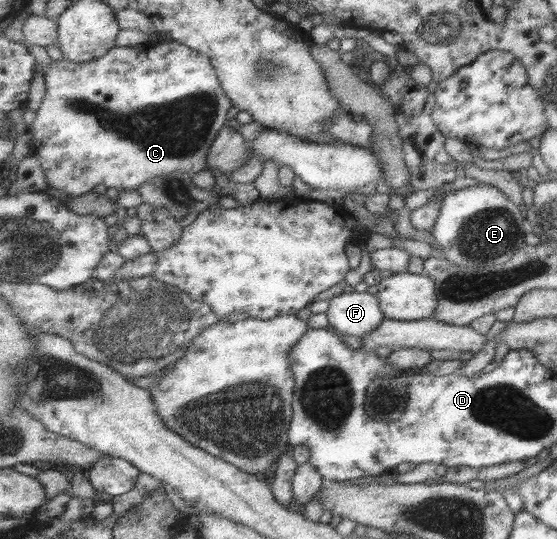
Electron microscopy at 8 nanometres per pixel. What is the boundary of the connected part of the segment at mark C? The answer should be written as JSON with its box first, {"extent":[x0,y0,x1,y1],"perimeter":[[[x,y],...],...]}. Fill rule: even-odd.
{"extent":[27,40,231,196],"perimeter":[[[168,40],[167,42],[148,42],[136,47],[111,47],[102,57],[91,61],[77,63],[69,60],[52,62],[44,75],[45,94],[39,108],[34,111],[35,120],[27,127],[30,137],[30,154],[35,156],[46,177],[46,183],[61,193],[61,196],[78,196],[90,192],[95,185],[104,185],[110,193],[117,190],[133,190],[152,177],[157,177],[169,172],[184,171],[193,175],[201,171],[206,163],[206,153],[223,123],[225,123],[227,109],[231,106],[228,97],[219,85],[217,73],[210,64],[209,58],[185,45]]]}

